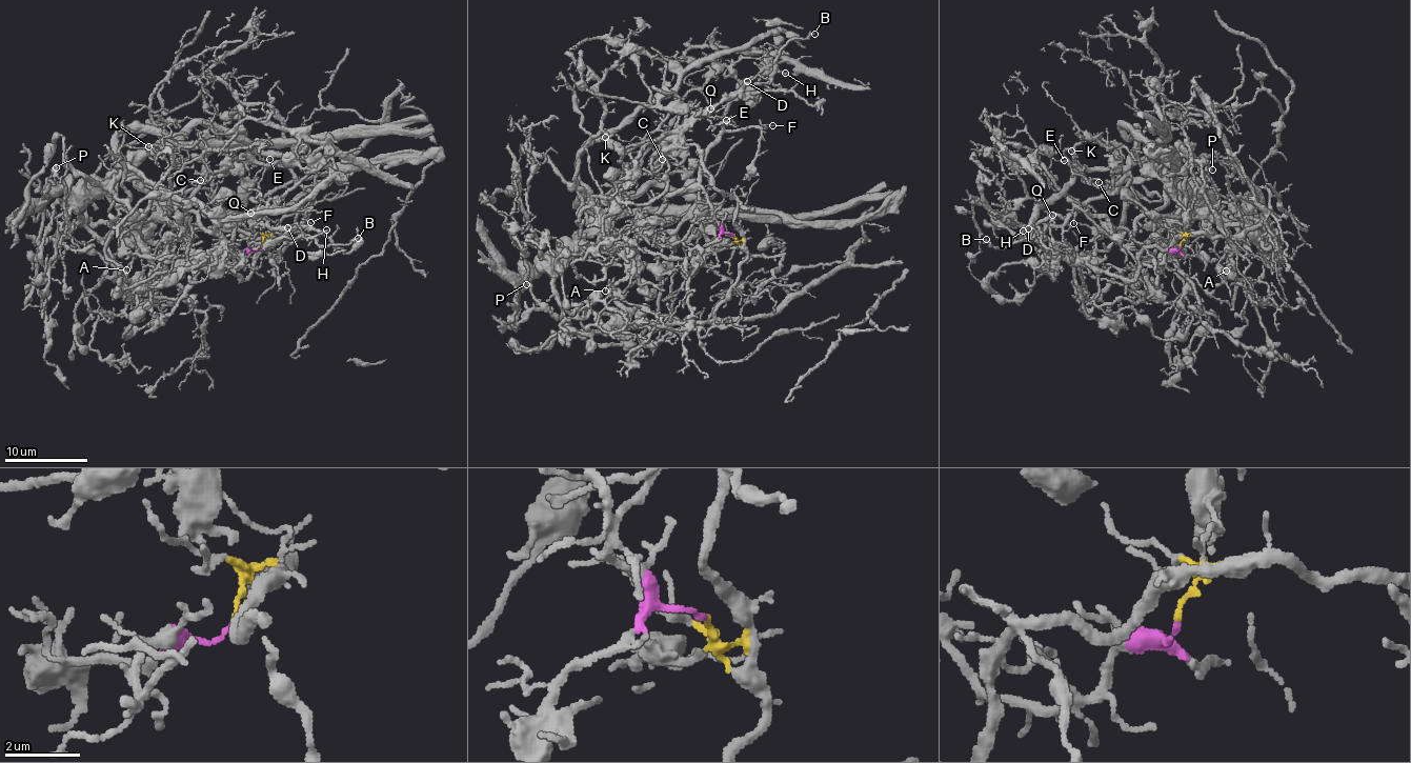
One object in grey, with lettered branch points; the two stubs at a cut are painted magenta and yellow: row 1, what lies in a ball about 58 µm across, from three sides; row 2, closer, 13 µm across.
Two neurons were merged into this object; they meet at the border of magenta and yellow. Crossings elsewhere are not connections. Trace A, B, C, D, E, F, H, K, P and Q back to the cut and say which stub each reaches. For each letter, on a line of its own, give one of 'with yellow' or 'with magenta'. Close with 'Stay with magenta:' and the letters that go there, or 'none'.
A: with magenta
B: with magenta
C: with magenta
D: with magenta
E: with magenta
F: with magenta
H: with magenta
K: with magenta
P: with magenta
Q: with magenta
Stay with magenta: A, B, C, D, E, F, H, K, P, Q

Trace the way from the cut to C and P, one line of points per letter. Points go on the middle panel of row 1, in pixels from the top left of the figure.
C: (732, 234), (700, 187), (607, 237), (590, 199), (631, 174), (630, 154), (656, 132), (676, 156), (661, 160)
P: (732, 234), (713, 221), (700, 187), (676, 191), (640, 228), (605, 239), (586, 235), (520, 262), (525, 285)

